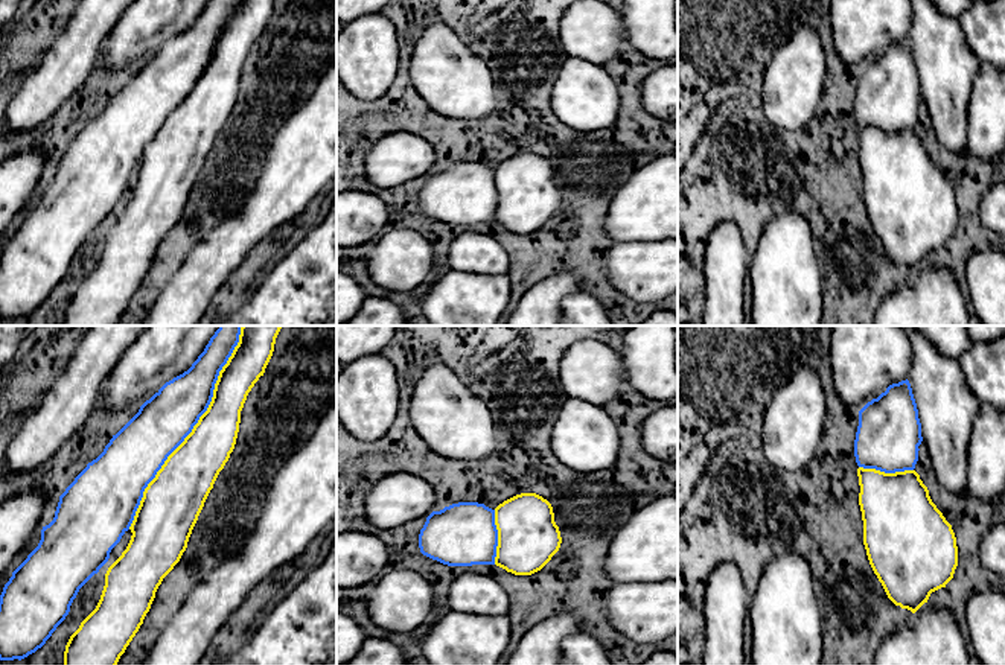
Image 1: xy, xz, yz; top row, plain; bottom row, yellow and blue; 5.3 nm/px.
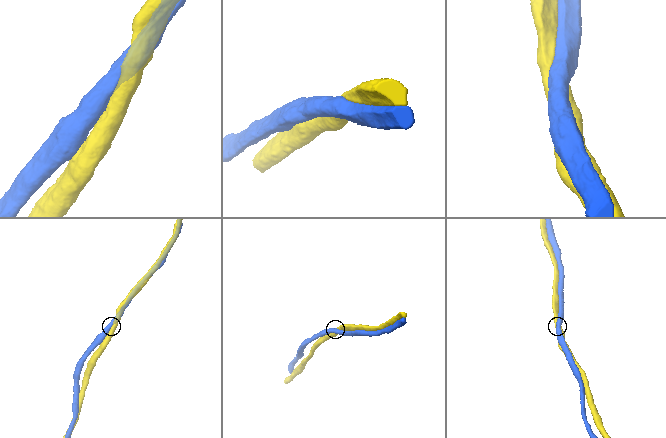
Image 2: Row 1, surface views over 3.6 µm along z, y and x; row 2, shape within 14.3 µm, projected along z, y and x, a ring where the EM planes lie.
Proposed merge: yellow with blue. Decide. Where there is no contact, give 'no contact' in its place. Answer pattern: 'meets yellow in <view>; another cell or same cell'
meets yellow in xy; another cell

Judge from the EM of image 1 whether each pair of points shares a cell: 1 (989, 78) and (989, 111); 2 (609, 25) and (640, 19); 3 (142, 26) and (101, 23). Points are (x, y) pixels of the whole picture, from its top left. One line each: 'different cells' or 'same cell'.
1: same cell
2: different cells
3: different cells

